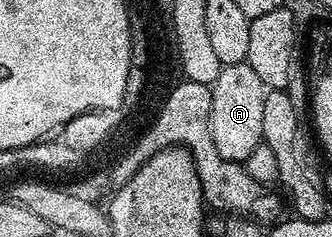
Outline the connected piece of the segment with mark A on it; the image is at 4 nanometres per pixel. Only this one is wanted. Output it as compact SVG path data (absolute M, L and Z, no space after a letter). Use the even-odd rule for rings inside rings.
M248 62L221 67L218 77L210 85L212 104L209 113L209 131L214 149L226 157L226 161L244 163L250 153L264 142L262 133L262 112L266 106L268 91L262 77L250 69Z

